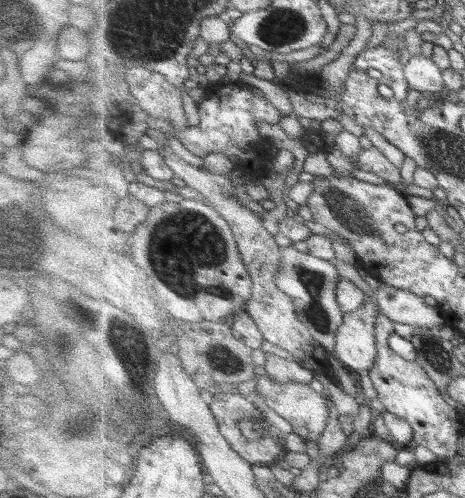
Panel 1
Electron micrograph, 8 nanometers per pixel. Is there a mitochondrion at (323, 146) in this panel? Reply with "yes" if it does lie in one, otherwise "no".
no

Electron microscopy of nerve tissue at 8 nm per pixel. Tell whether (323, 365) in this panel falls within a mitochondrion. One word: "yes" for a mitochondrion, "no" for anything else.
no

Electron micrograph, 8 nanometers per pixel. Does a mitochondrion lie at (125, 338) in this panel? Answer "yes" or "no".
yes

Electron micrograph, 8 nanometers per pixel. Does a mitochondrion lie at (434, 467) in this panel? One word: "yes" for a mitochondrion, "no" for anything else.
no

